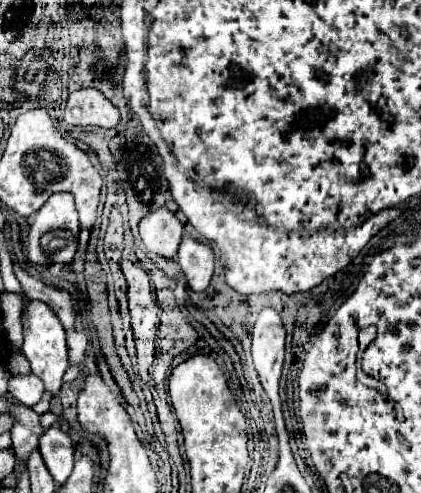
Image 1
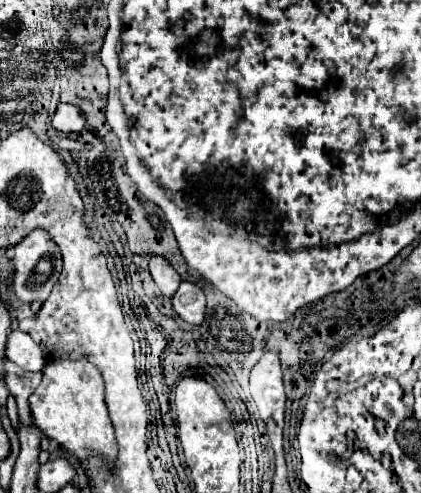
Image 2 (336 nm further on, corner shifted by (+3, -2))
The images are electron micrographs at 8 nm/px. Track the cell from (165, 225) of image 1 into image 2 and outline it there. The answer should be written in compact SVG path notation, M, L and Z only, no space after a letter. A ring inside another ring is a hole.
M151 255L149 271L151 271L155 283L159 285L161 293L165 297L173 297L173 293L177 291L177 287L181 283L181 275L175 271L175 267L169 263L169 259L163 255Z

